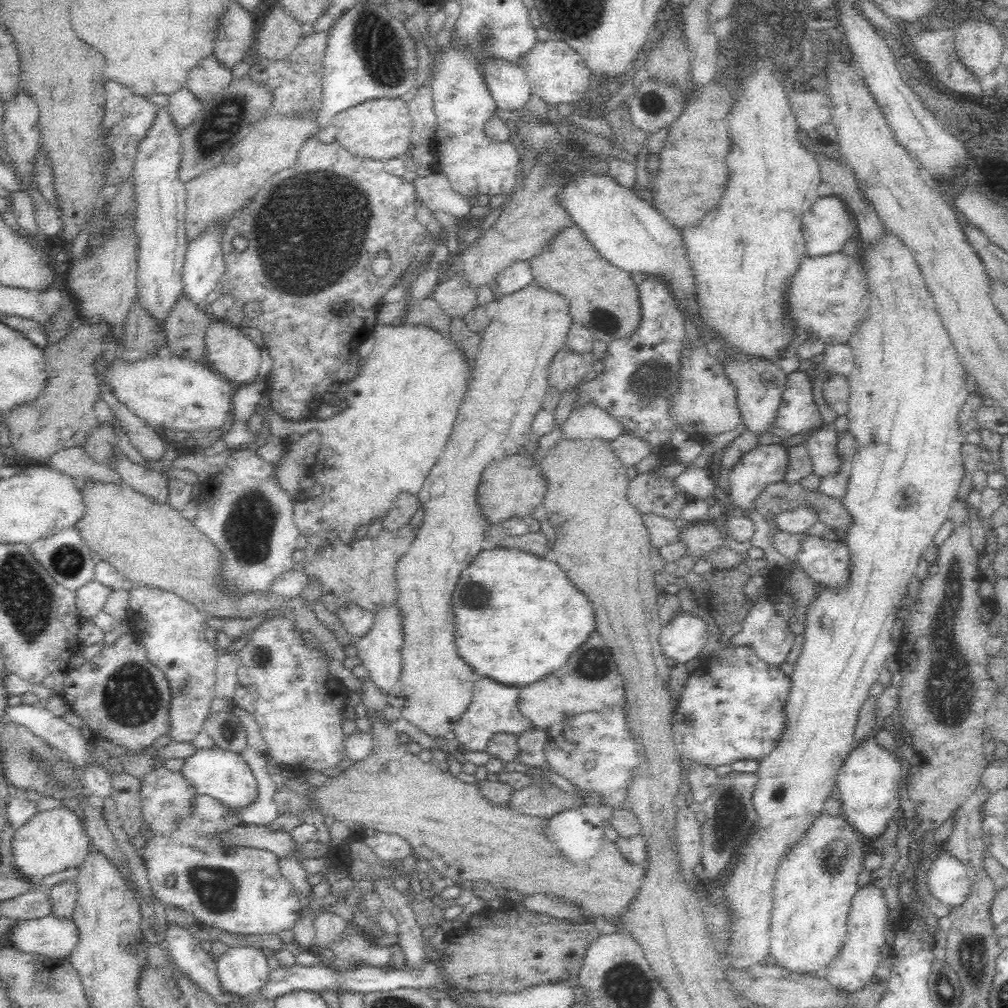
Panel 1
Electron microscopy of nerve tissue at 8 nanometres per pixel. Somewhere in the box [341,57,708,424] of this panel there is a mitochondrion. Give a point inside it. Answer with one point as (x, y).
(649, 383)

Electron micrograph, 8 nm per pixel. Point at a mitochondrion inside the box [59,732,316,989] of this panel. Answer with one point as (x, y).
(217, 886)

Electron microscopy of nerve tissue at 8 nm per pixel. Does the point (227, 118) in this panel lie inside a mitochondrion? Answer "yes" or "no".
yes

